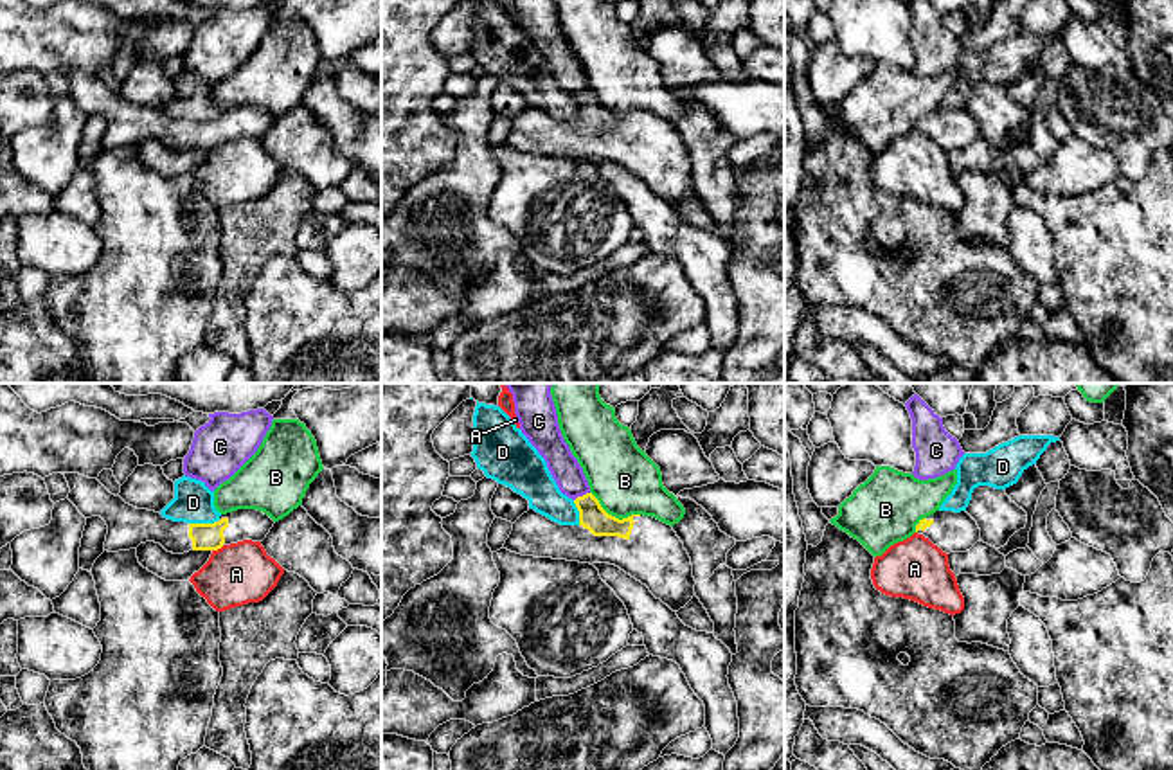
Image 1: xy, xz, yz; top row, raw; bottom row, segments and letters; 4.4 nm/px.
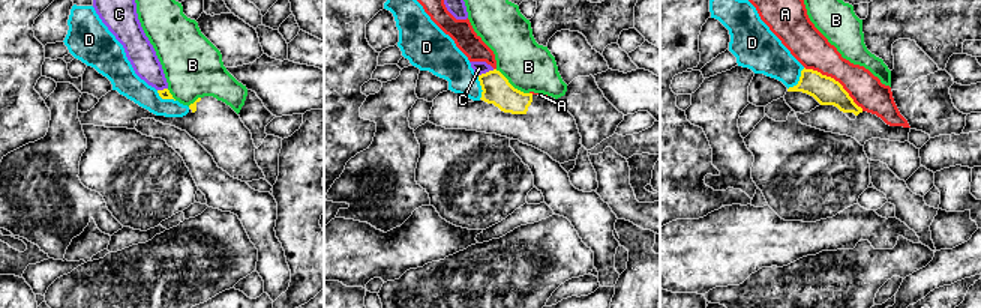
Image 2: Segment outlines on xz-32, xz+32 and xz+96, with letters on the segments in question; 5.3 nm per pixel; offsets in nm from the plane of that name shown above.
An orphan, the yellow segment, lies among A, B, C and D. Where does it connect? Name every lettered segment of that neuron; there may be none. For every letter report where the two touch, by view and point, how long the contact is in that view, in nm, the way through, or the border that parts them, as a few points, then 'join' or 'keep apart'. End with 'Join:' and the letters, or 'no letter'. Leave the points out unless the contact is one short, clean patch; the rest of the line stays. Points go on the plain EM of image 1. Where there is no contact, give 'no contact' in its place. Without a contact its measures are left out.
A: contact xy (218, 144); length 60 nm; keep apart
B: contact xz (614, 114); length 240 nm; border xz (590, 89), (608, 110), (619, 116), (639, 112); keep apart
C: contact xz (583, 92); length 80 nm; keep apart
D: contact xy (202, 121); length 130 nm; keep apart
Join: no letter

